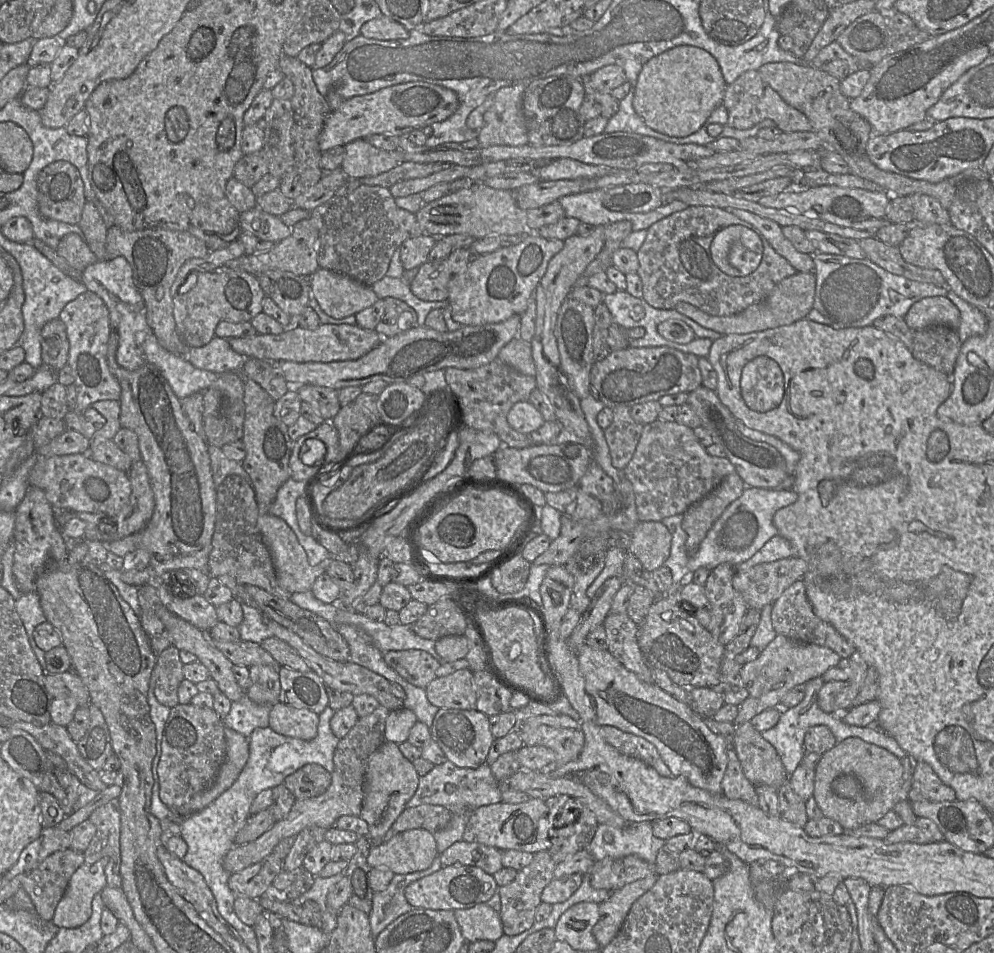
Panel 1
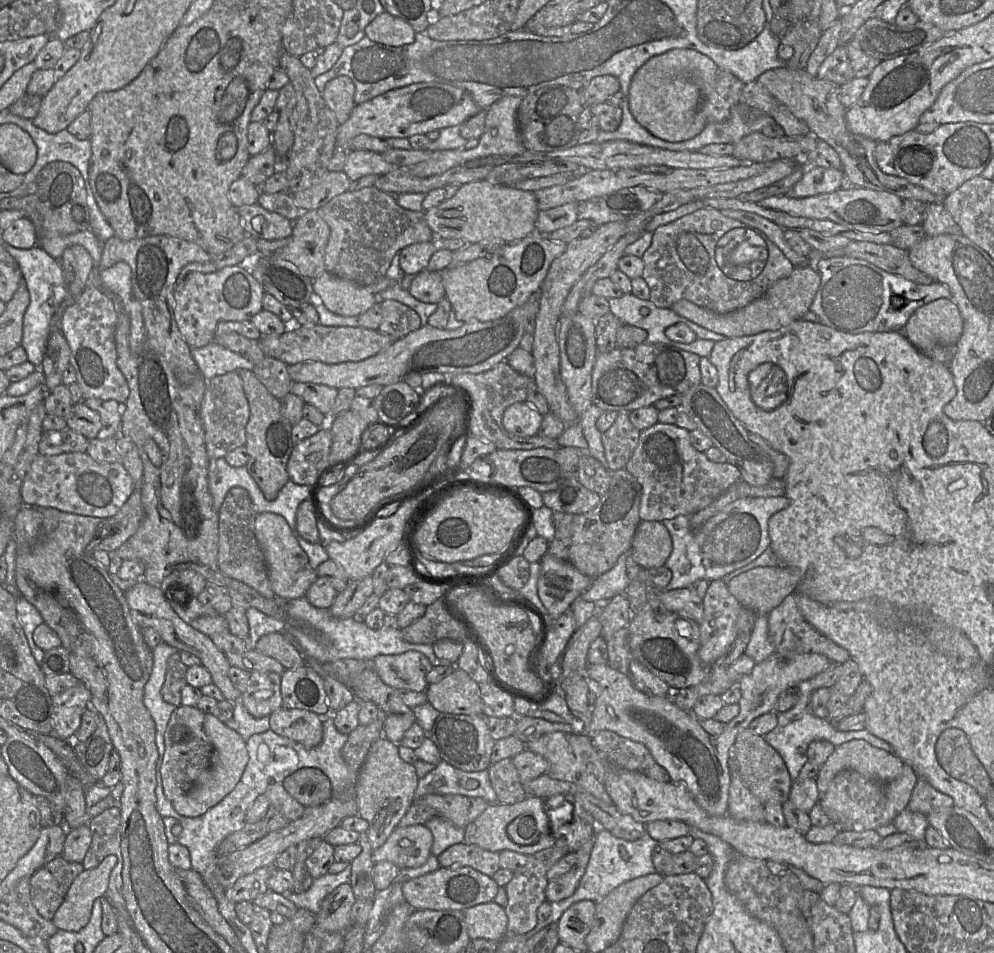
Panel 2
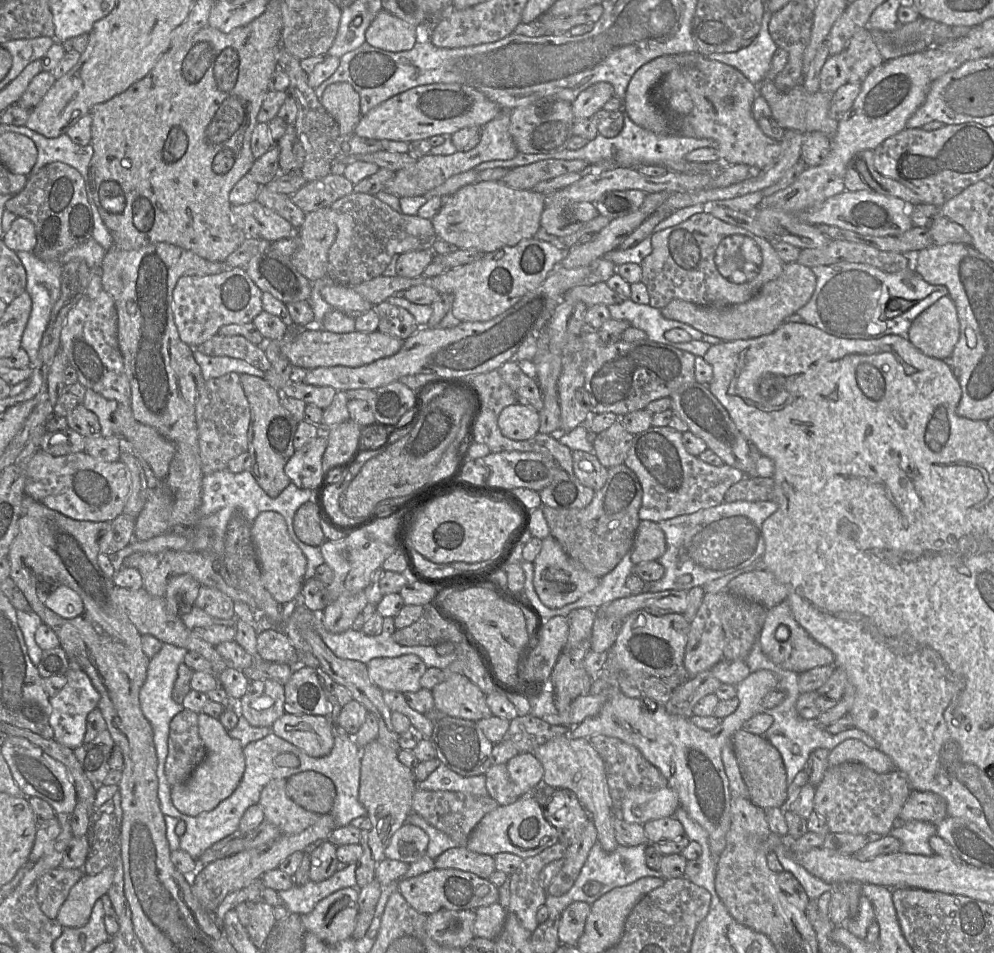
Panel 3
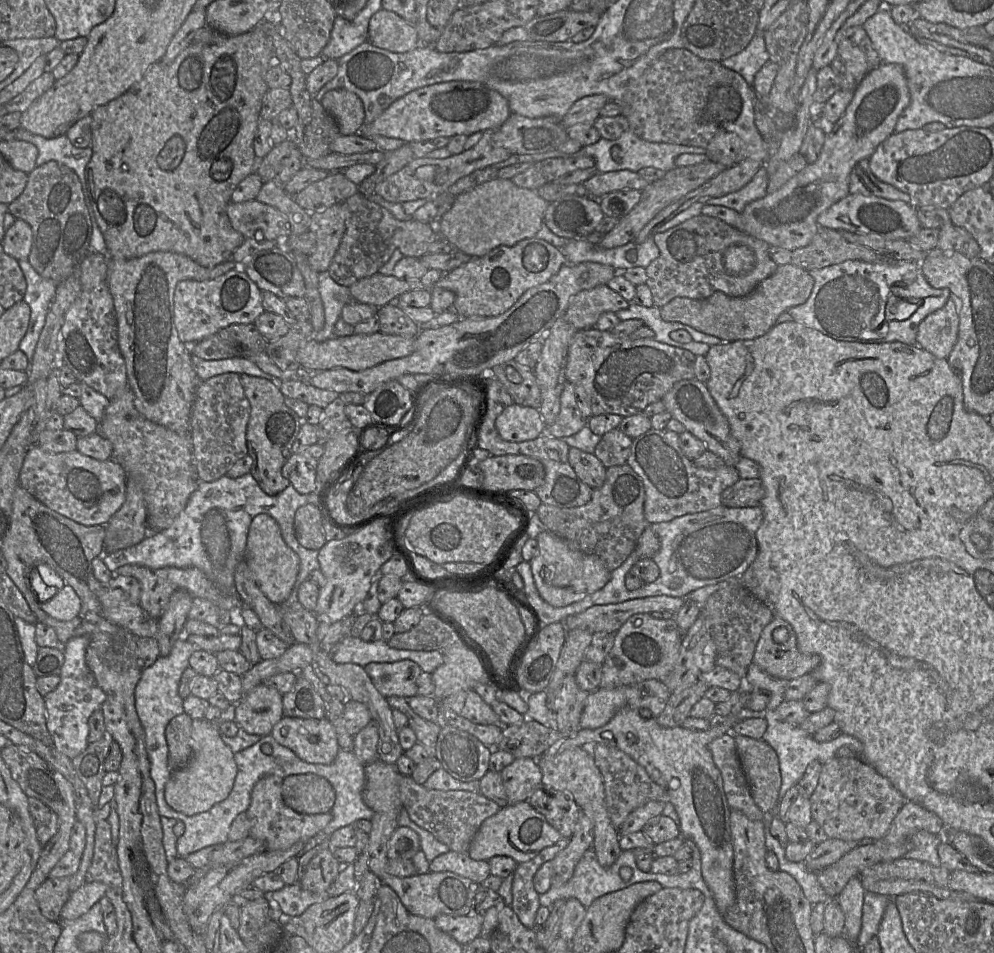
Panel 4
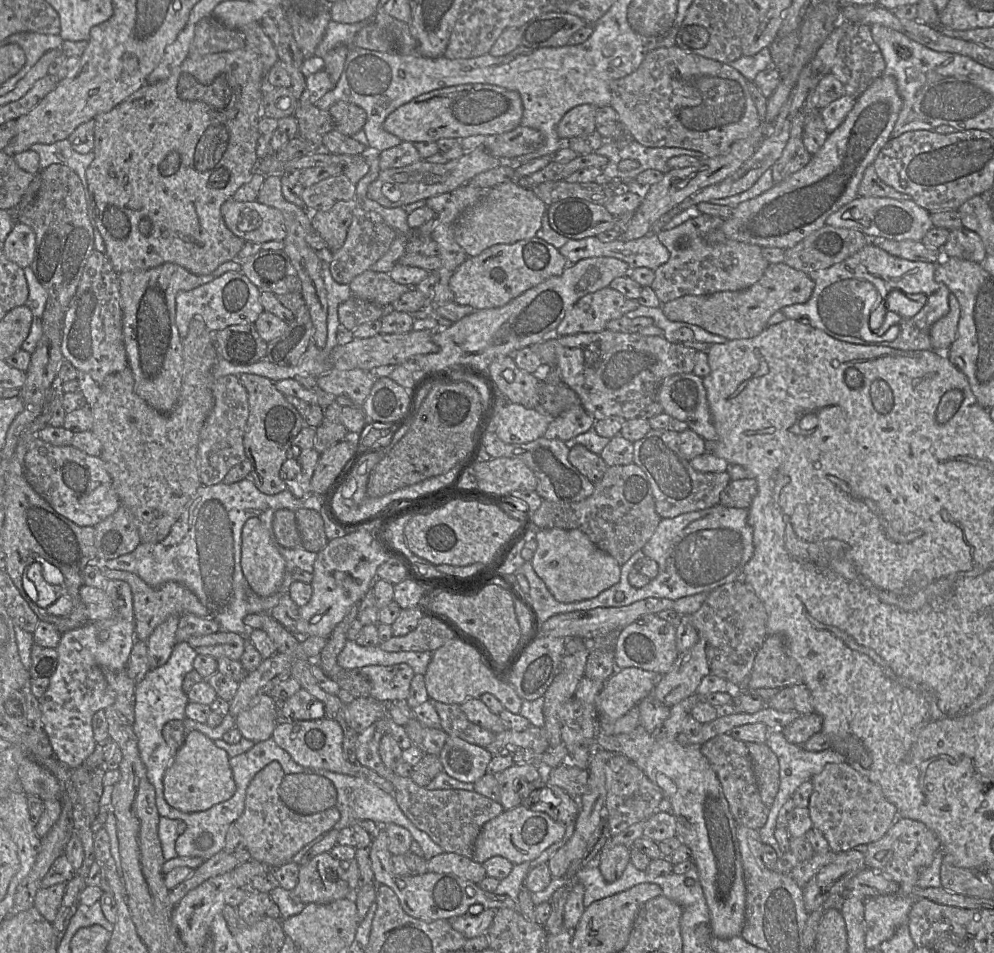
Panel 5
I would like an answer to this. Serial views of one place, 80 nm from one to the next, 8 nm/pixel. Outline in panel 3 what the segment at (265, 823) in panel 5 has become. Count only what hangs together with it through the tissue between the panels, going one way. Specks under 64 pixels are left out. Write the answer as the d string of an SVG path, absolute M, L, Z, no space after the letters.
M287 779L271 780L262 790L258 804L266 821L274 824L281 835L299 834L320 817L293 802L286 793Z

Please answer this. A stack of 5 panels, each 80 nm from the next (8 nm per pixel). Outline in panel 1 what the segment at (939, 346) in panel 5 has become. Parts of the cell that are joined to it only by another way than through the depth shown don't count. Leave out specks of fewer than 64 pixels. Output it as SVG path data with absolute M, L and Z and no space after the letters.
M932 296L915 302L904 319L908 327L913 330L932 326L946 326L957 330L960 324L960 312L946 296Z

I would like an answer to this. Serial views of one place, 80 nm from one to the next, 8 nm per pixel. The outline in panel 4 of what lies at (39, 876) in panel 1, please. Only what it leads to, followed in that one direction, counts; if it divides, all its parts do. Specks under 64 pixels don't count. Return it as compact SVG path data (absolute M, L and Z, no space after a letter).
M47 877L36 889L35 896L41 913L51 921L60 921L60 912L69 898L71 877Z

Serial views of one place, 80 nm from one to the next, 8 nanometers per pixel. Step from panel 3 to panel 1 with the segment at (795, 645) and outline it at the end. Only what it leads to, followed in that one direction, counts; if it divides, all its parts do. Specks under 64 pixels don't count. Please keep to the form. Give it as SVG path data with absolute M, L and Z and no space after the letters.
M798 580L790 585L774 602L771 620L776 634L783 635L798 643L816 644L836 652L841 658L849 658L856 649L829 623L821 620L813 611L806 594L804 581Z

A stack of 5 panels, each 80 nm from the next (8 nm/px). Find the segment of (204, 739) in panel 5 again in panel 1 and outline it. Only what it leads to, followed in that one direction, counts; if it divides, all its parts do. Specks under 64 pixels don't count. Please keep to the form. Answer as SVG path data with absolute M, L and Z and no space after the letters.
M225 727L225 739L227 745L226 756L215 782L208 790L197 795L201 796L201 803L204 806L213 803L235 783L249 758L247 737L229 727Z

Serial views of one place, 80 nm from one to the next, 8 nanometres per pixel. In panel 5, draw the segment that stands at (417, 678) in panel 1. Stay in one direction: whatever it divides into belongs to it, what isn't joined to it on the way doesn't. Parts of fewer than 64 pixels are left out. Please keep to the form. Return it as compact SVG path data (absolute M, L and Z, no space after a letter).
M406 663L391 666L370 665L360 669L370 683L370 696L383 703L407 700L415 675Z

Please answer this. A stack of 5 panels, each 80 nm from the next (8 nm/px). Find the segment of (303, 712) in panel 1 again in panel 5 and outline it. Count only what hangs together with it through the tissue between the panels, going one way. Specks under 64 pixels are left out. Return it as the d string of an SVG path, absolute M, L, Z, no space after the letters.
M324 718L320 720L279 722L274 728L272 737L275 743L288 752L296 763L305 768L322 769L364 778L395 798L395 789L390 781L359 762L349 762L345 759L343 753L343 731L335 720Z

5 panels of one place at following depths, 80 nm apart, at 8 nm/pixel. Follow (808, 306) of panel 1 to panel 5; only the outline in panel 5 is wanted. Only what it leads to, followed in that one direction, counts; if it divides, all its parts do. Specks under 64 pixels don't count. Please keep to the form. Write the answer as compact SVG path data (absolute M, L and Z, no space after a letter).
M785 263L769 264L762 277L745 290L685 295L662 304L661 308L670 321L687 322L728 340L747 339L760 334L769 318L783 307L807 302L814 287L808 274Z

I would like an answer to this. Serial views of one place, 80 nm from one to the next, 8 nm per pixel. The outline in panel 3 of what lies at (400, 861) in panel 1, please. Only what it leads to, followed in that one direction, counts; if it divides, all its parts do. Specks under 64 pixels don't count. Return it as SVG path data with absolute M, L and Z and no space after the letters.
M405 822L392 836L385 849L385 857L411 864L426 854L428 843L425 831Z

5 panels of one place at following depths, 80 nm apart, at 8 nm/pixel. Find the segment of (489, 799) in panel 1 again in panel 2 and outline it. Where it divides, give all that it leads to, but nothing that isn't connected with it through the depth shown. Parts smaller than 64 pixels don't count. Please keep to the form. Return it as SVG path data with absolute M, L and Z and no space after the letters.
M442 760L434 770L419 779L415 801L428 794L480 797L489 805L498 803L497 795L490 782L488 769L466 772Z

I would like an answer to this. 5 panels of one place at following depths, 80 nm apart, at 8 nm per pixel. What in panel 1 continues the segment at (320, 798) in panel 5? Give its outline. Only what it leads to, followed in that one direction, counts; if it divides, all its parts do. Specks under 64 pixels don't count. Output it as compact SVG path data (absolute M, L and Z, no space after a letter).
M310 763L287 776L283 784L297 800L322 795L331 784L331 773L319 764Z

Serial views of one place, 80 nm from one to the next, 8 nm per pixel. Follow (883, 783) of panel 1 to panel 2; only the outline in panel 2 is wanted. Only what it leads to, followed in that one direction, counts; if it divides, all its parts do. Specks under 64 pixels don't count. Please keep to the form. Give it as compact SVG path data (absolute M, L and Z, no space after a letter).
M852 739L835 748L815 780L821 797L840 771L855 770L879 782L889 782L901 774L903 767L903 761L894 752L874 747L865 740Z

